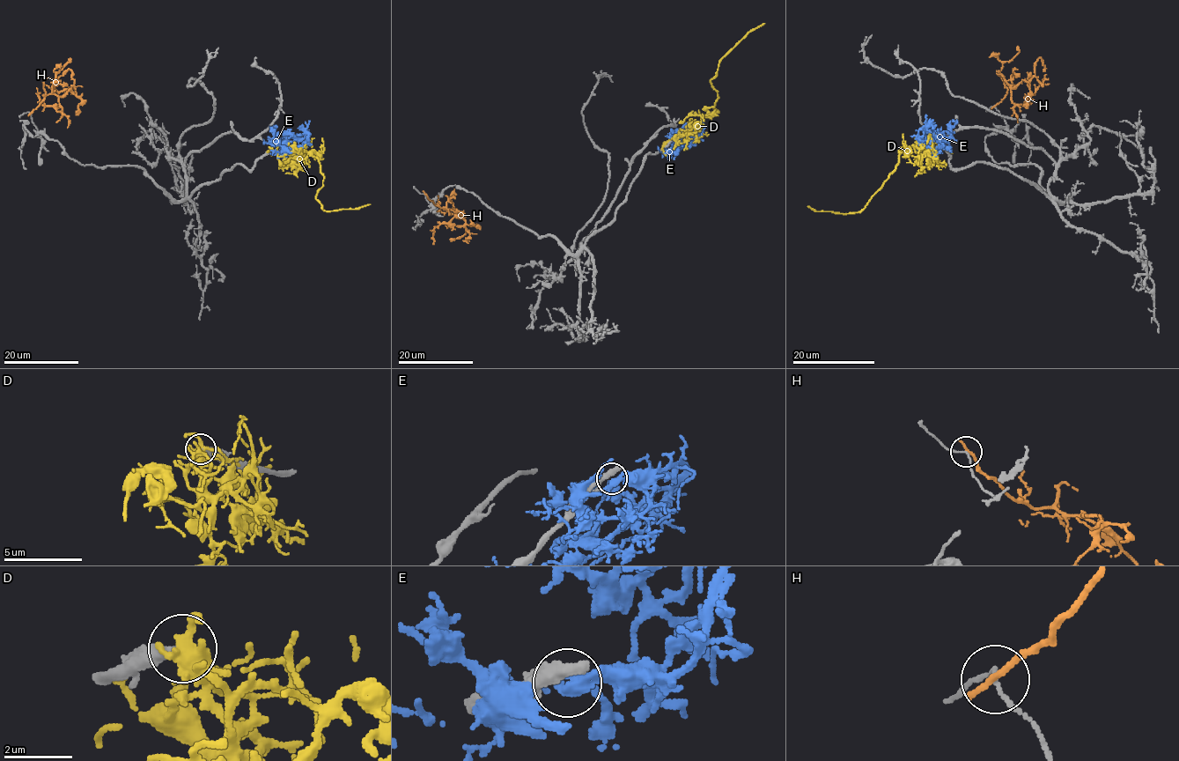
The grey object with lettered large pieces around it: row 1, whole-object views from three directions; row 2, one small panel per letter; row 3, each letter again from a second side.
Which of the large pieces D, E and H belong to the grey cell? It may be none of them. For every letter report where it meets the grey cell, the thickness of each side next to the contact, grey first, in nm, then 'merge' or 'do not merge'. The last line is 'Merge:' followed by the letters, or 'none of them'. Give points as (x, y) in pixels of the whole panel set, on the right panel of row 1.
D: contact (918, 142); calibres 360 and 400 nm; do not merge
E: contact (922, 144); calibres 550 and 300 nm; do not merge
H: contact (994, 107); calibres 90 and 200 nm; do not merge
Merge: none of them

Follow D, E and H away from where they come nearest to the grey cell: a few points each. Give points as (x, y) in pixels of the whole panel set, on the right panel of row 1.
D: (918, 142), (922, 156), (912, 156), (904, 148), (896, 168), (858, 212), (816, 211), (807, 206)
E: (922, 144), (937, 152), (940, 144), (950, 135), (945, 130), (939, 133), (937, 129)
H: (994, 106), (1009, 84), (1014, 88), (1022, 79), (1030, 82), (1039, 58), (1043, 70)

